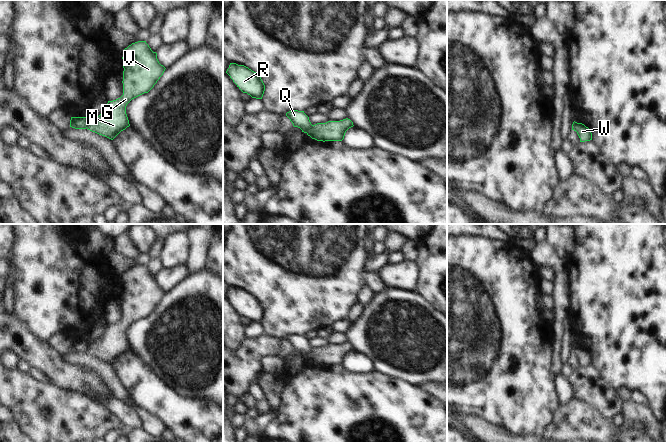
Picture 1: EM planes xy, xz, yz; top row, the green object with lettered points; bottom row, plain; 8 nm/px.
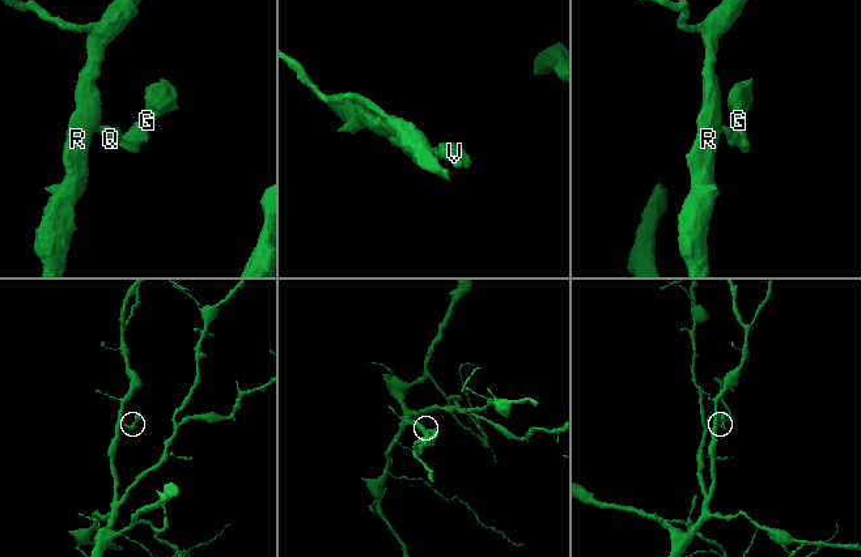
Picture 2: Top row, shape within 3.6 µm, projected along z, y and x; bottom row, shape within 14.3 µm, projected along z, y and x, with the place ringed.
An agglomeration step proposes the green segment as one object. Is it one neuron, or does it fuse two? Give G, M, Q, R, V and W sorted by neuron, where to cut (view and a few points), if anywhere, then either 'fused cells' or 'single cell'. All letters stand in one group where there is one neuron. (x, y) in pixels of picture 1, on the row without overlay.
G M V W / Q R; cut in xz along (312, 349), (307, 357); fused cells

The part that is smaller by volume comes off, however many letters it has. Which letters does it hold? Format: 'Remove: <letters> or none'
Remove: G, M, V, W

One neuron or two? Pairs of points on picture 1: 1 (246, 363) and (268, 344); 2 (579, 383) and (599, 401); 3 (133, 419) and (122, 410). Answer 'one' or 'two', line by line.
1: one
2: one
3: one

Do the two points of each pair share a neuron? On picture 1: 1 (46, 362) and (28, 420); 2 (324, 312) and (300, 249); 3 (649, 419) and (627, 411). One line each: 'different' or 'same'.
1: different
2: same
3: same

